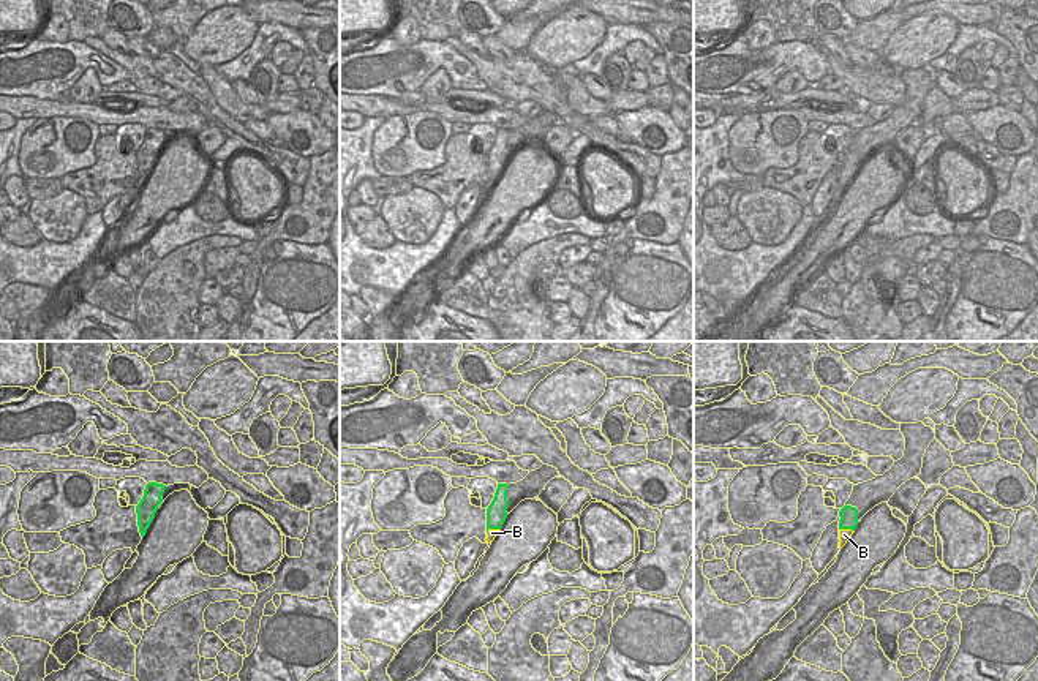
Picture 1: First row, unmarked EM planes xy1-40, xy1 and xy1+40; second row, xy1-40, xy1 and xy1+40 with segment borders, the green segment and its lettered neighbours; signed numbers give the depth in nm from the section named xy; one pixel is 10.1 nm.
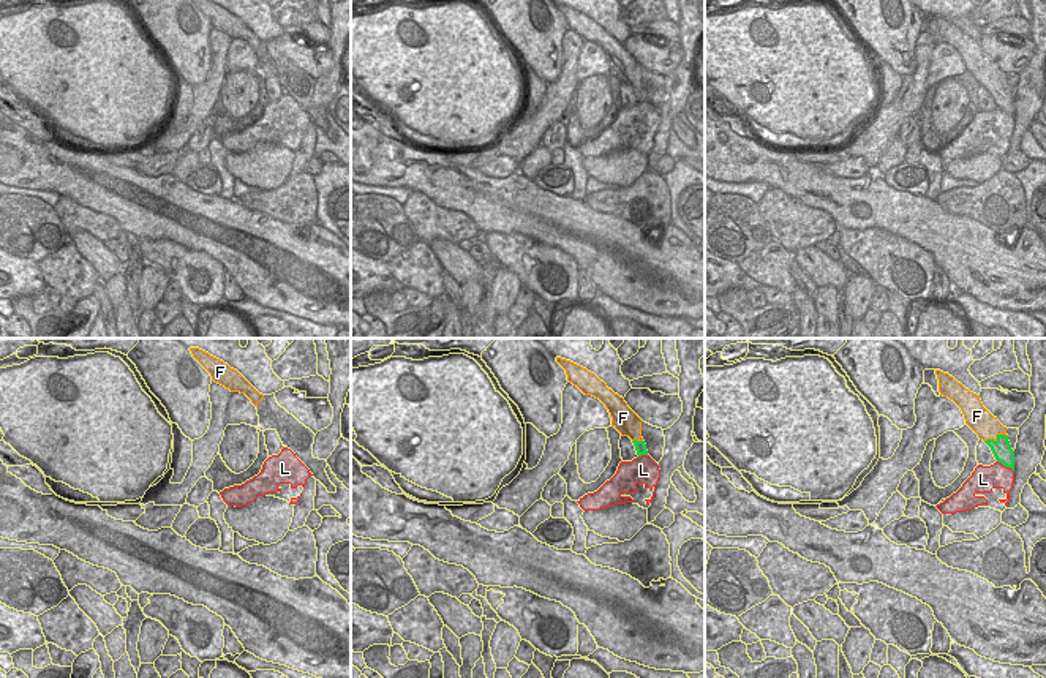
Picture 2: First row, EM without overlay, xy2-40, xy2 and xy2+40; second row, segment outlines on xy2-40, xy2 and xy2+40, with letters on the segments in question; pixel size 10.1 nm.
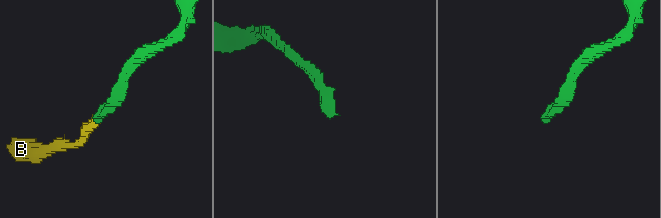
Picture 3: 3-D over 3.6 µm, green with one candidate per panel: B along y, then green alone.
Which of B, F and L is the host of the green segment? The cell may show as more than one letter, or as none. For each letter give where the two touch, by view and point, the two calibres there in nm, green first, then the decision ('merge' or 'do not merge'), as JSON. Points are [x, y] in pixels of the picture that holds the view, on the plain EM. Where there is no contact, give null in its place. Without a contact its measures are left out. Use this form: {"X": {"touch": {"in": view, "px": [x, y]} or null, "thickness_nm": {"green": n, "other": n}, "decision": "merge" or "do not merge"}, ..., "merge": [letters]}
{"B": {"touch": {"in": "xy1+40", "px": [847, 174]}, "thickness_nm": {"green": 190, "other": 130}, "decision": "merge"}, "F": {"touch": {"in": "xy2+40", "px": [997, 84]}, "thickness_nm": {"green": 200, "other": 240}, "decision": "do not merge"}, "L": {"touch": {"in": "xy2+40", "px": [1005, 111]}, "thickness_nm": {"green": 200, "other": 260}, "decision": "merge"}, "merge": ["B", "L"]}

